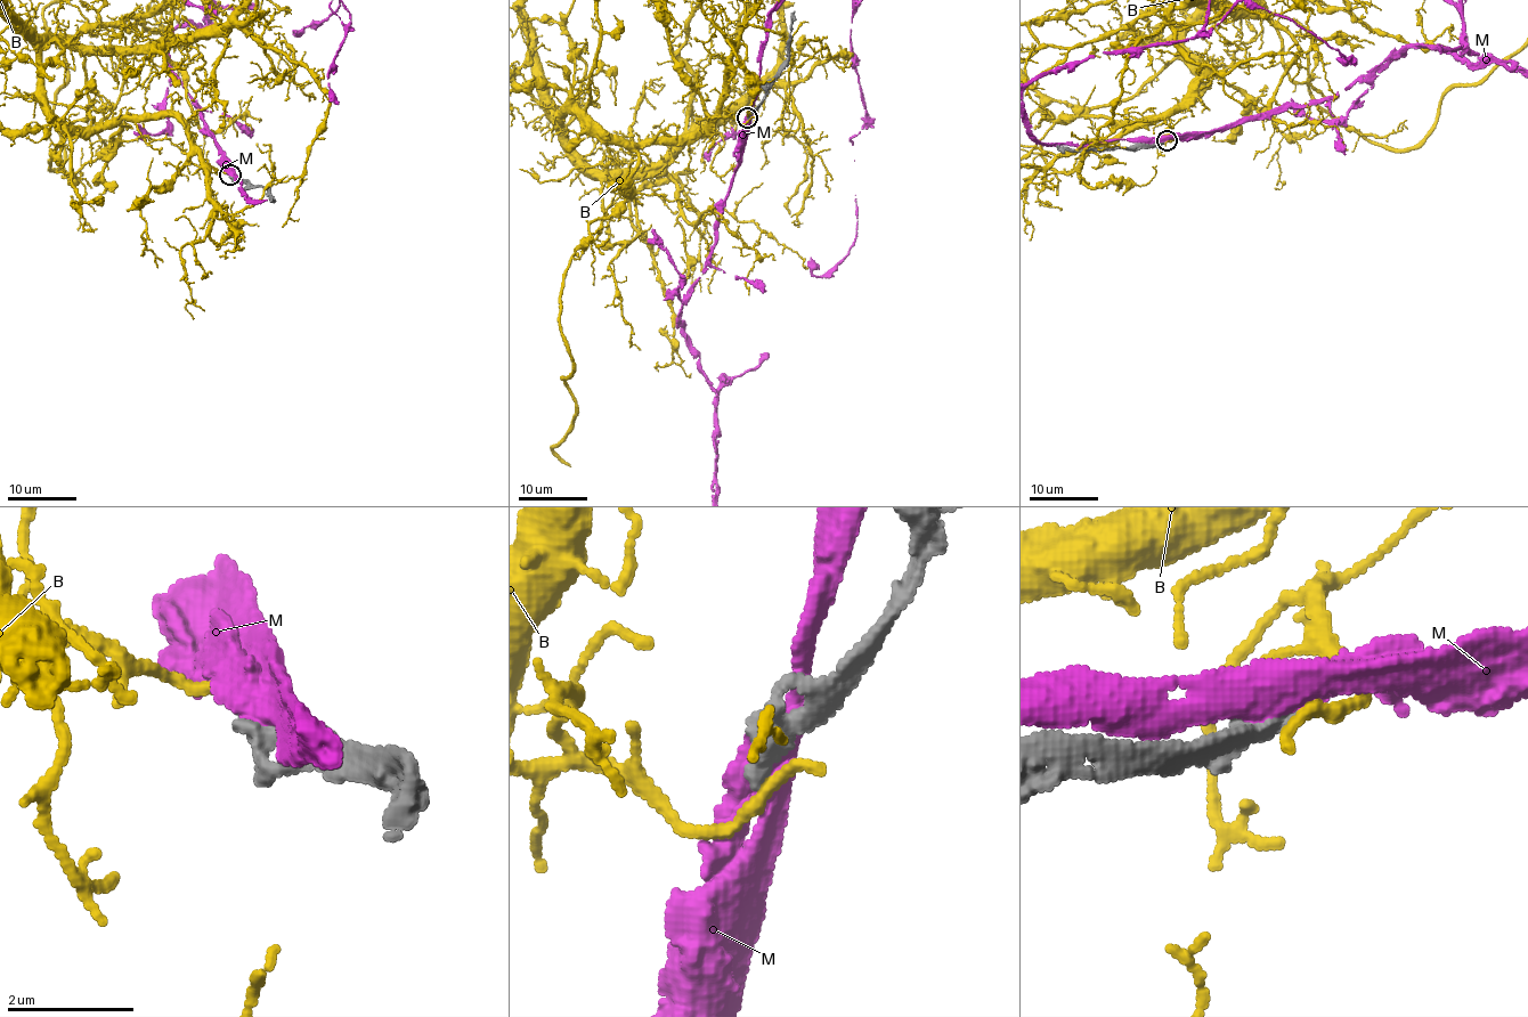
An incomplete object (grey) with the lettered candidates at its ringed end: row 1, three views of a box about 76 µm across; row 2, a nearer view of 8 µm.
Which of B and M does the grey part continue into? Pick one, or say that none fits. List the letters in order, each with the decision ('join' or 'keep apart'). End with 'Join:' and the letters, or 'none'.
B: keep apart
M: keep apart
Join: none

